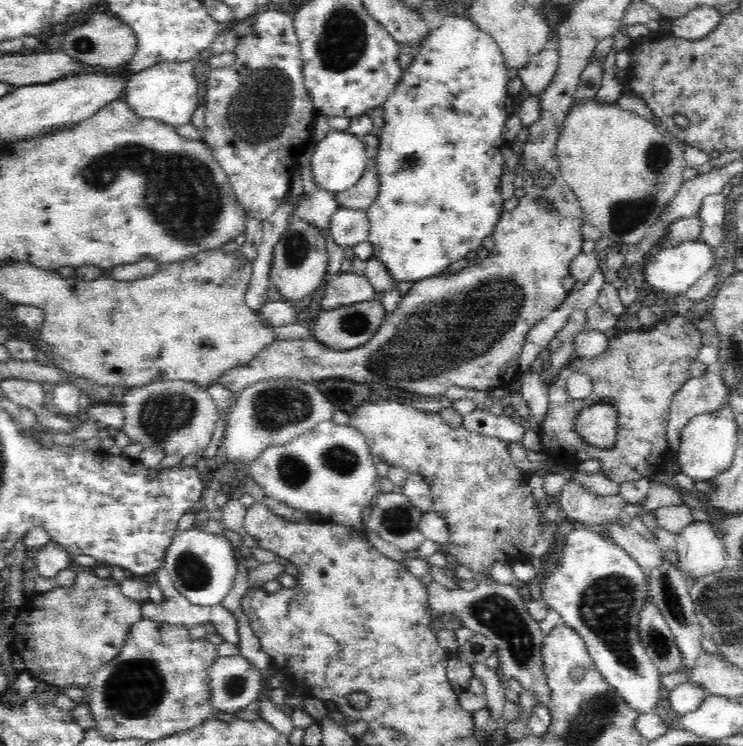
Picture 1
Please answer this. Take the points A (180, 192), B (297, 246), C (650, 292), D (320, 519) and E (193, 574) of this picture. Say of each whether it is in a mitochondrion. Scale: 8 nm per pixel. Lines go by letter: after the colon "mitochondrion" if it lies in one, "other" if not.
A: mitochondrion
B: mitochondrion
C: other
D: other
E: mitochondrion

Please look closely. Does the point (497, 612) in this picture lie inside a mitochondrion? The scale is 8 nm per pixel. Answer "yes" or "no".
yes

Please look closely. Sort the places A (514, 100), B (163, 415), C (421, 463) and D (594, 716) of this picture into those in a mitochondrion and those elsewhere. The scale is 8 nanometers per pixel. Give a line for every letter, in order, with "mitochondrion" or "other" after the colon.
A: other
B: mitochondrion
C: other
D: mitochondrion

